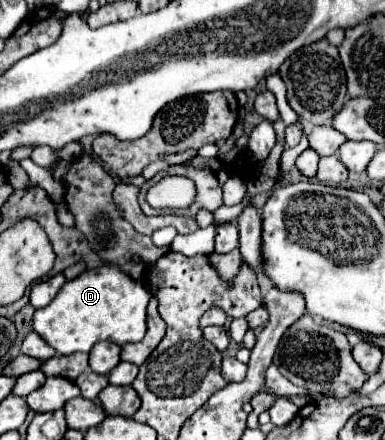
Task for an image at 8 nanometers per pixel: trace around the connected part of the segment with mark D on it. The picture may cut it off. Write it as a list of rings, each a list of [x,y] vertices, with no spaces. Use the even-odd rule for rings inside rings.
[[[102,265],[98,269],[86,269],[62,285],[50,307],[34,313],[34,331],[62,355],[76,351],[88,353],[96,341],[134,343],[146,333],[146,307],[150,297],[150,287],[144,281],[134,281],[118,267]]]

